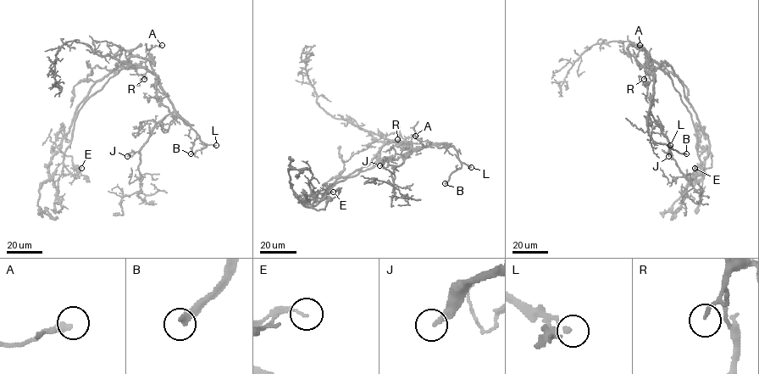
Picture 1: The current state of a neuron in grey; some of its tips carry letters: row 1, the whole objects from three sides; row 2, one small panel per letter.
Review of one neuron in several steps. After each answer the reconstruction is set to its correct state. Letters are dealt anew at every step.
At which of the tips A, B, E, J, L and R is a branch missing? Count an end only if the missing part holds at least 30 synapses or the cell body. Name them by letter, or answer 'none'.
B, J, L

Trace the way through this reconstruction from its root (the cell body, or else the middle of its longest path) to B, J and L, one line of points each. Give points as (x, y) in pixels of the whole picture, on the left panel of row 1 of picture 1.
B: (130, 68), (146, 68), (157, 77), (159, 86), (174, 109), (207, 145), (191, 153)
J: (130, 68), (145, 67), (152, 72), (174, 110), (155, 125), (147, 141), (137, 151), (127, 156)
L: (130, 68), (145, 67), (152, 72), (174, 109), (199, 139), (207, 144), (216, 145)

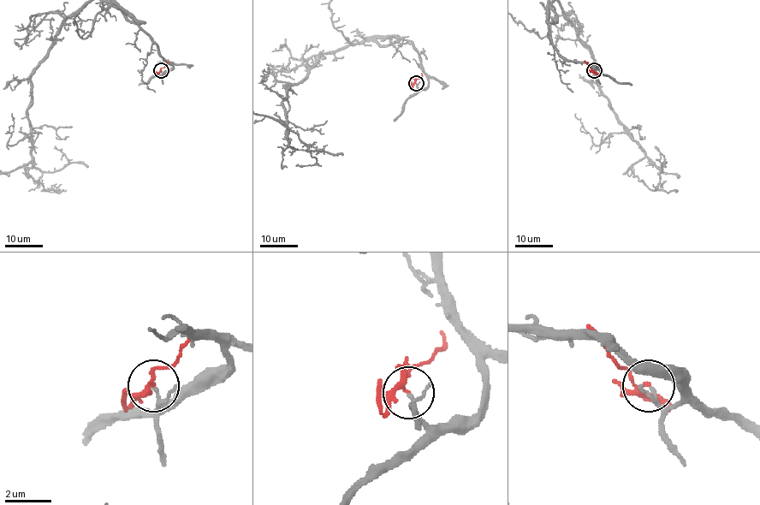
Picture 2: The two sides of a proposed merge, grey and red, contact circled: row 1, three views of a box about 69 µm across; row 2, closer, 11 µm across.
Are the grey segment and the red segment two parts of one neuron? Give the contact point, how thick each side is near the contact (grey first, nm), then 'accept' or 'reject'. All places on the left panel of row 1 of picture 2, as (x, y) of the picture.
at (161, 70); 110 nm thick on the grey side, 150 nm on the other; reject

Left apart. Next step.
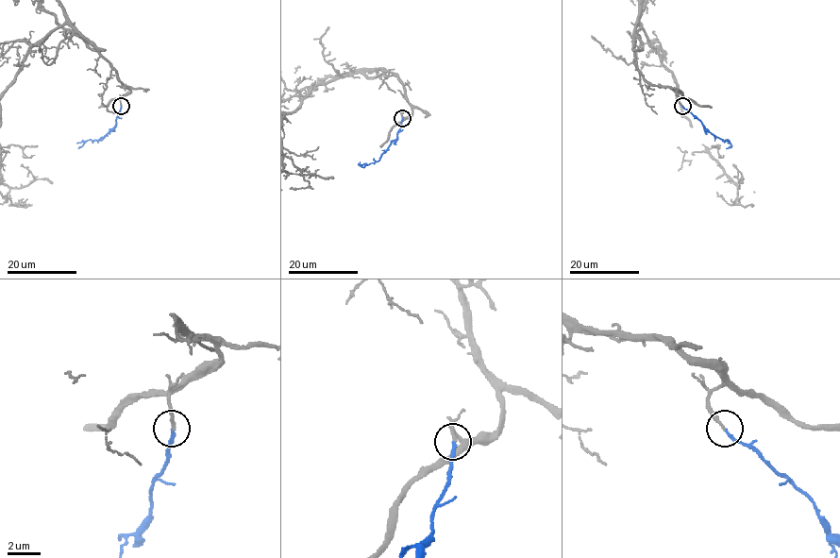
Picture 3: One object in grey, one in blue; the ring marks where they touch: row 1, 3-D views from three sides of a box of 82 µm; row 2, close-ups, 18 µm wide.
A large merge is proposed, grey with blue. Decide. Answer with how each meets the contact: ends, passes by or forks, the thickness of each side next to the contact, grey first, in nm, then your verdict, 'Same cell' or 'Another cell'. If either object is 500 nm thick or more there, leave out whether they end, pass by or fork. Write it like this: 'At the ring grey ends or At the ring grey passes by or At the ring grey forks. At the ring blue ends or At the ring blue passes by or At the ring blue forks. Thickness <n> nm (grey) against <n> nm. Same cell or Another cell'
At the ring grey ends. At the ring blue ends. Thickness 180 nm (grey) against 160 nm. Same cell

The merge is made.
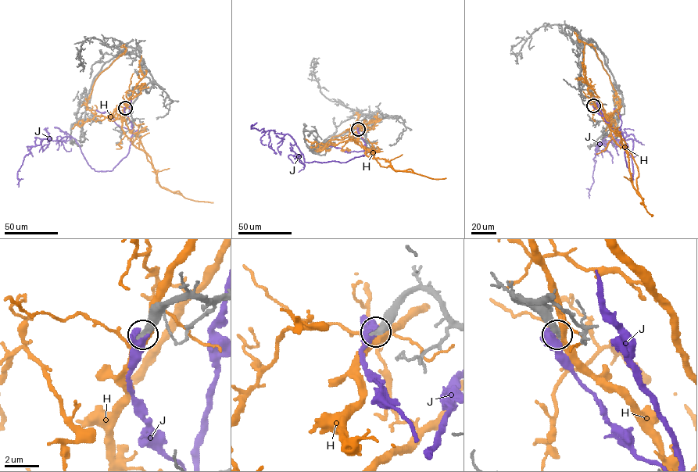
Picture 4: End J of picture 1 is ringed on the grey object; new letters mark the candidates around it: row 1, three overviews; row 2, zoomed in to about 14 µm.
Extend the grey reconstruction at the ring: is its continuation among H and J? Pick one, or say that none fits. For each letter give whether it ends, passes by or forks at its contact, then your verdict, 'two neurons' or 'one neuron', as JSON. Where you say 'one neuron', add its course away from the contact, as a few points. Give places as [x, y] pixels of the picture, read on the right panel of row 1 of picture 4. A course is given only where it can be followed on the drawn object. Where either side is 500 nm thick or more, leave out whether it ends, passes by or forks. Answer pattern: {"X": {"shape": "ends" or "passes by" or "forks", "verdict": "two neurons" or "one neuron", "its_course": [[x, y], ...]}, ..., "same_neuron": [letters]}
{"H": {"shape": "passes by", "verdict": "two neurons"}, "J": {"shape": "passes by", "verdict": "two neurons"}, "same_neuron": []}

